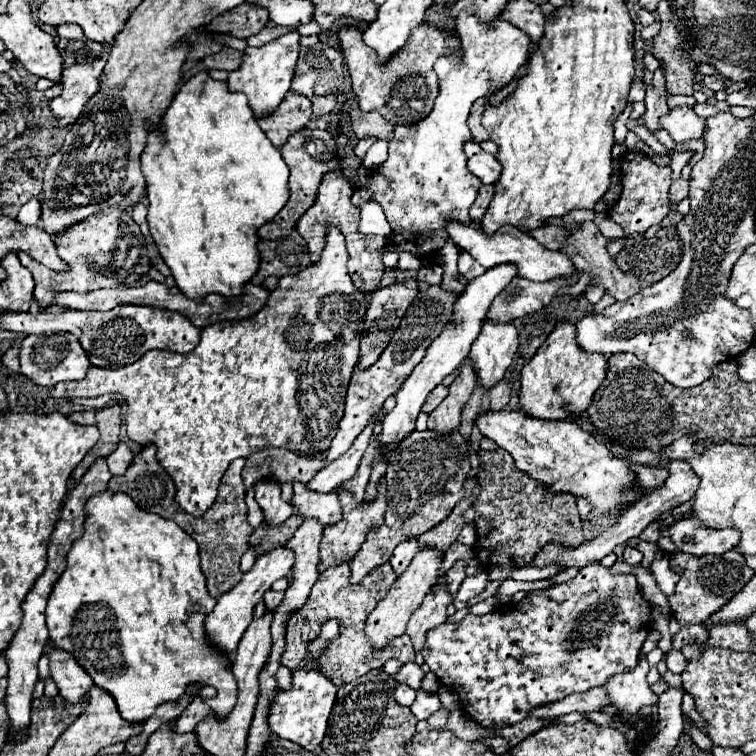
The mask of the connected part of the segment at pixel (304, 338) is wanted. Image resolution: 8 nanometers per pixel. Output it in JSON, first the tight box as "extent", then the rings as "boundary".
{"extent":[51,225,367,517],"boundary":[[[325,225],[327,235],[325,235],[325,247],[321,253],[321,259],[313,265],[307,265],[303,271],[299,271],[297,275],[285,275],[279,279],[277,287],[269,293],[267,303],[263,305],[261,311],[257,311],[255,315],[247,317],[247,319],[239,319],[239,321],[219,321],[213,325],[207,325],[205,329],[201,329],[201,341],[199,345],[189,351],[189,353],[171,353],[171,351],[161,351],[161,349],[153,349],[149,353],[145,353],[139,361],[125,365],[125,367],[91,367],[85,375],[85,379],[79,381],[63,381],[57,383],[51,389],[53,397],[65,397],[65,399],[73,399],[73,397],[99,397],[105,393],[121,393],[127,399],[127,413],[125,413],[125,427],[127,427],[127,435],[129,439],[133,439],[139,445],[147,445],[153,443],[157,447],[157,459],[161,461],[161,465],[169,471],[169,475],[175,481],[177,493],[175,499],[177,503],[191,513],[193,517],[201,517],[215,501],[217,497],[217,487],[219,487],[219,479],[223,477],[225,469],[229,467],[229,463],[237,457],[247,457],[249,453],[253,453],[259,447],[289,447],[295,453],[301,455],[315,455],[319,451],[325,451],[329,447],[329,441],[333,439],[333,433],[337,431],[337,421],[341,419],[343,413],[343,405],[345,405],[345,393],[347,393],[347,385],[351,379],[351,373],[359,361],[359,341],[361,335],[365,331],[365,313],[367,313],[367,295],[355,287],[349,271],[347,271],[347,249],[345,249],[345,237],[343,233],[335,227],[335,225]]]}

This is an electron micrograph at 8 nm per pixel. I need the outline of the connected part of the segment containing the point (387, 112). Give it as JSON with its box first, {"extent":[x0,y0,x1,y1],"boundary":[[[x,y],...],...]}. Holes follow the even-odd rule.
{"extent":[339,21,459,125],"boundary":[[[425,21],[411,31],[407,45],[403,49],[399,49],[397,53],[393,53],[393,57],[389,57],[383,63],[383,61],[379,61],[379,55],[363,43],[361,35],[363,35],[363,31],[353,25],[341,27],[341,31],[339,31],[341,51],[345,55],[345,61],[347,61],[347,67],[351,73],[353,91],[359,97],[361,111],[377,111],[395,125],[401,125],[401,123],[413,125],[413,123],[425,119],[433,109],[433,101],[435,101],[437,89],[439,89],[433,65],[441,55],[453,53],[459,47],[459,39],[449,35],[445,29]],[[401,77],[407,77],[407,85],[399,85]]]}

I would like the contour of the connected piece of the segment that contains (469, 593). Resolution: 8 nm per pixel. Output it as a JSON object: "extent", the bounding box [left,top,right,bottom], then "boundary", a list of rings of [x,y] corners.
{"extent":[455,571,487,603],"boundary":[[[481,571],[475,577],[465,577],[461,587],[459,587],[459,591],[457,591],[457,595],[455,595],[455,599],[467,603],[471,597],[479,595],[485,589],[485,585],[487,585],[487,573],[485,571]]]}

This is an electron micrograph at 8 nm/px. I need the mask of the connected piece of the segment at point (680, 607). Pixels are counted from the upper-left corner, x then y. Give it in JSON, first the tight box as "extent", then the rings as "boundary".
{"extent":[669,549,755,625],"boundary":[[[735,549],[727,551],[725,555],[703,555],[703,557],[675,551],[675,553],[669,553],[669,563],[681,569],[681,579],[677,583],[677,589],[669,597],[675,619],[681,625],[705,623],[713,613],[717,613],[717,609],[729,603],[755,573],[751,567],[747,567],[745,557]]]}

